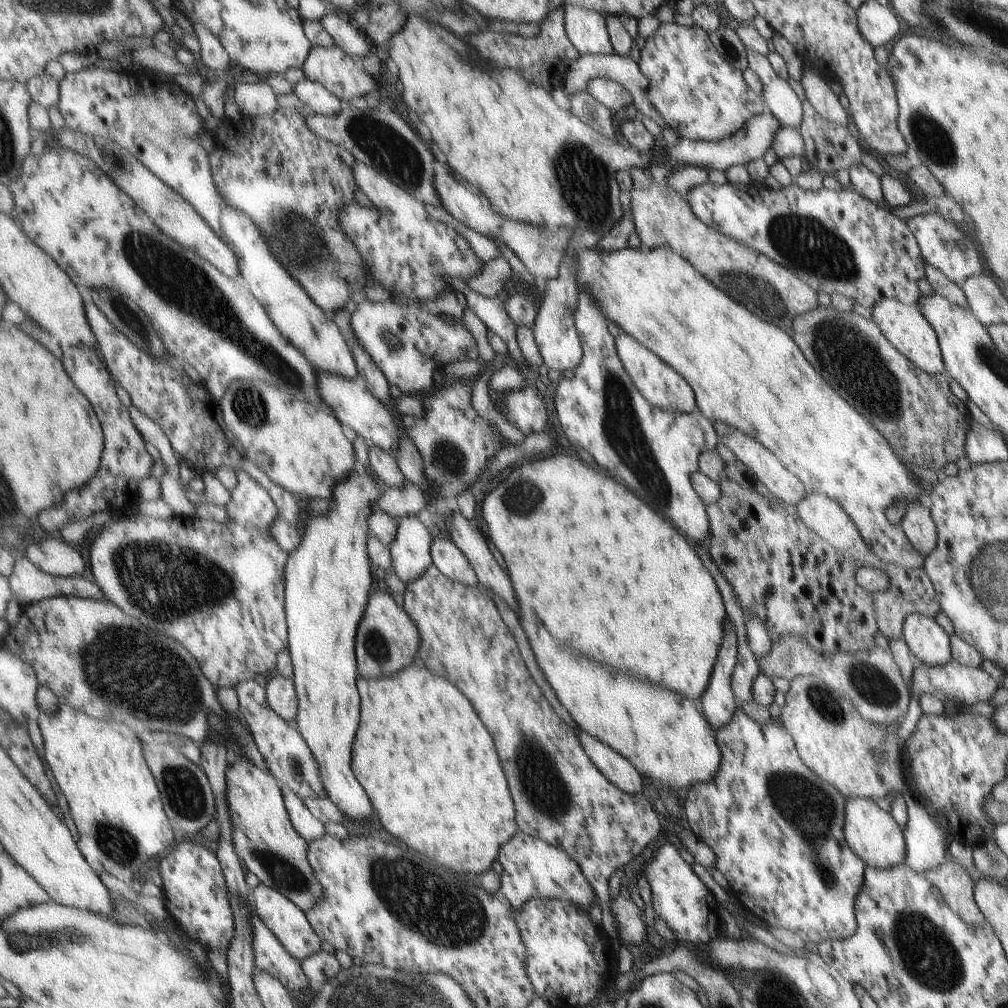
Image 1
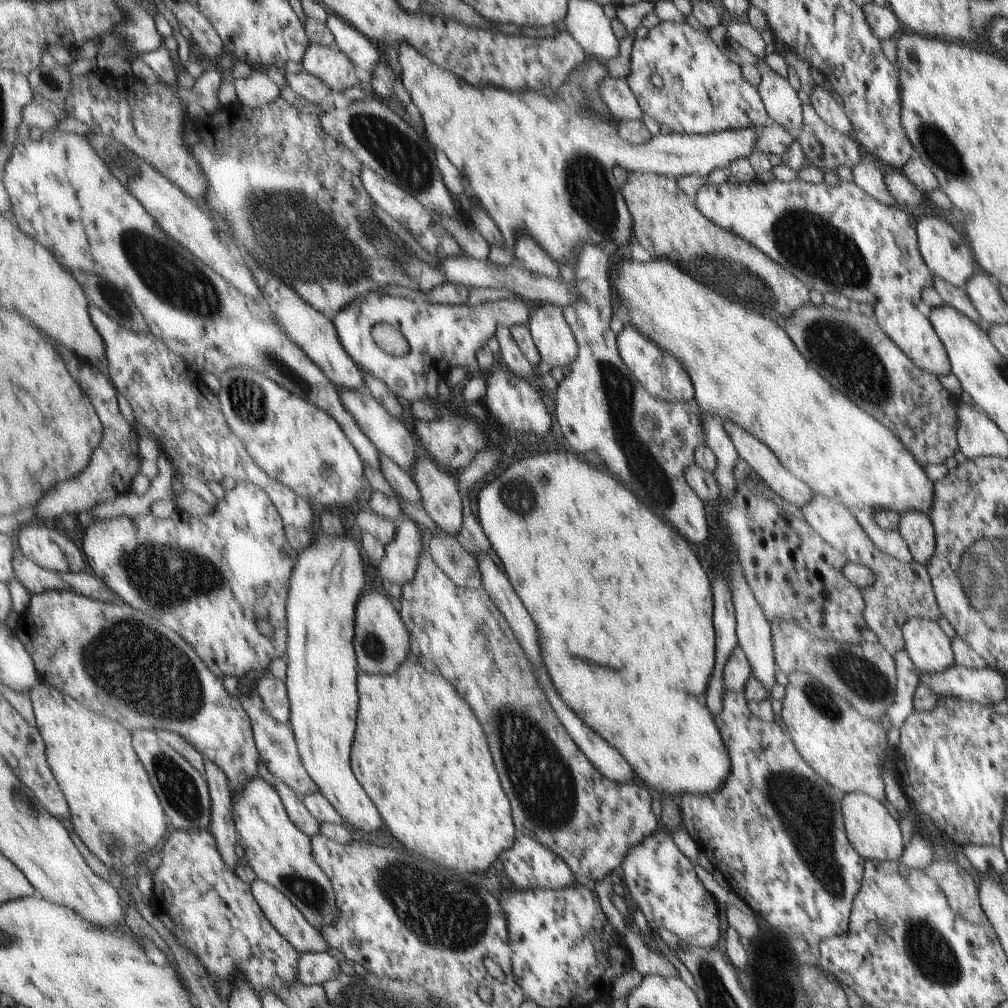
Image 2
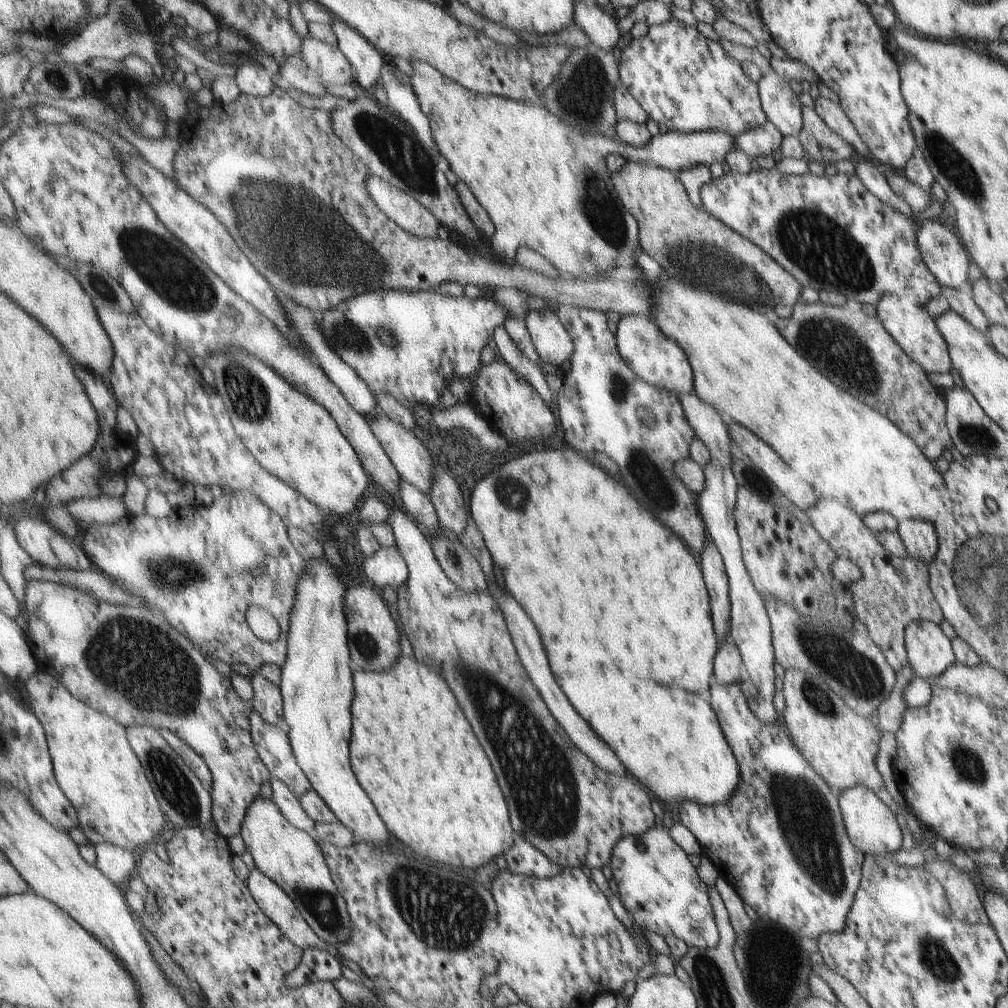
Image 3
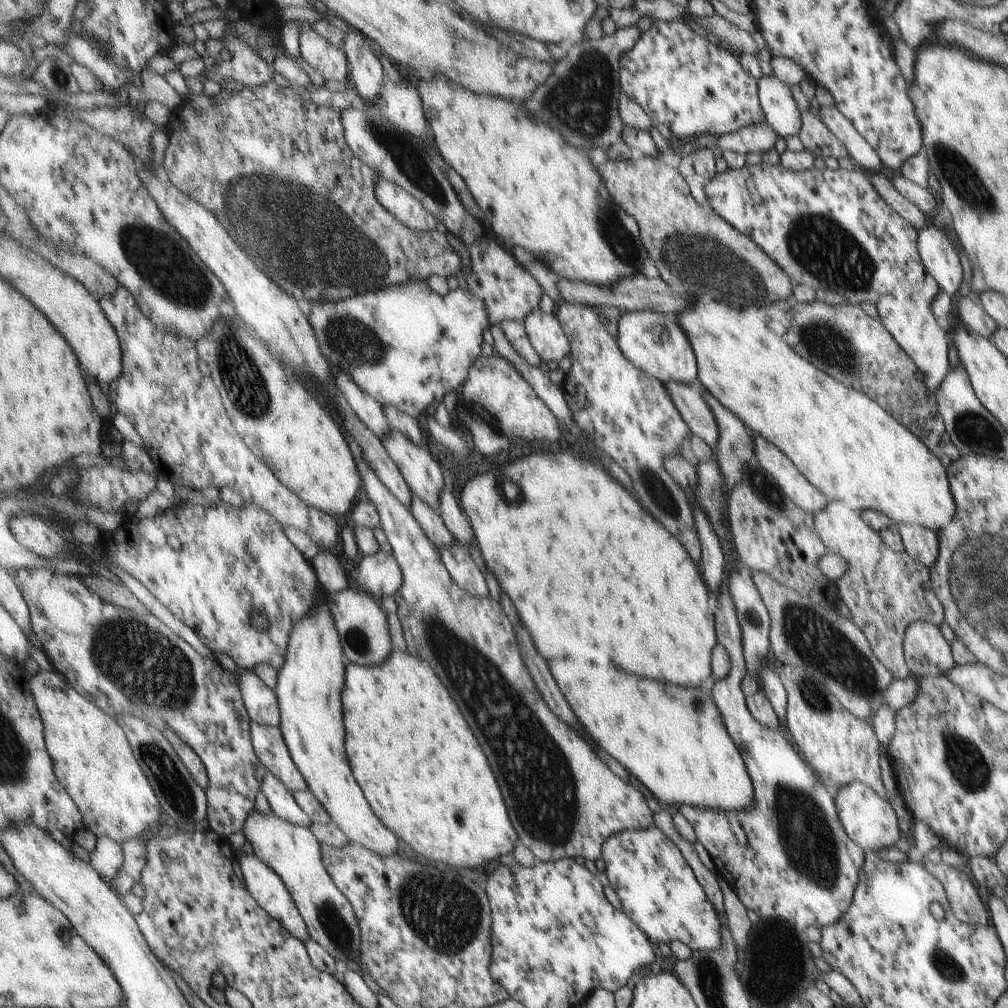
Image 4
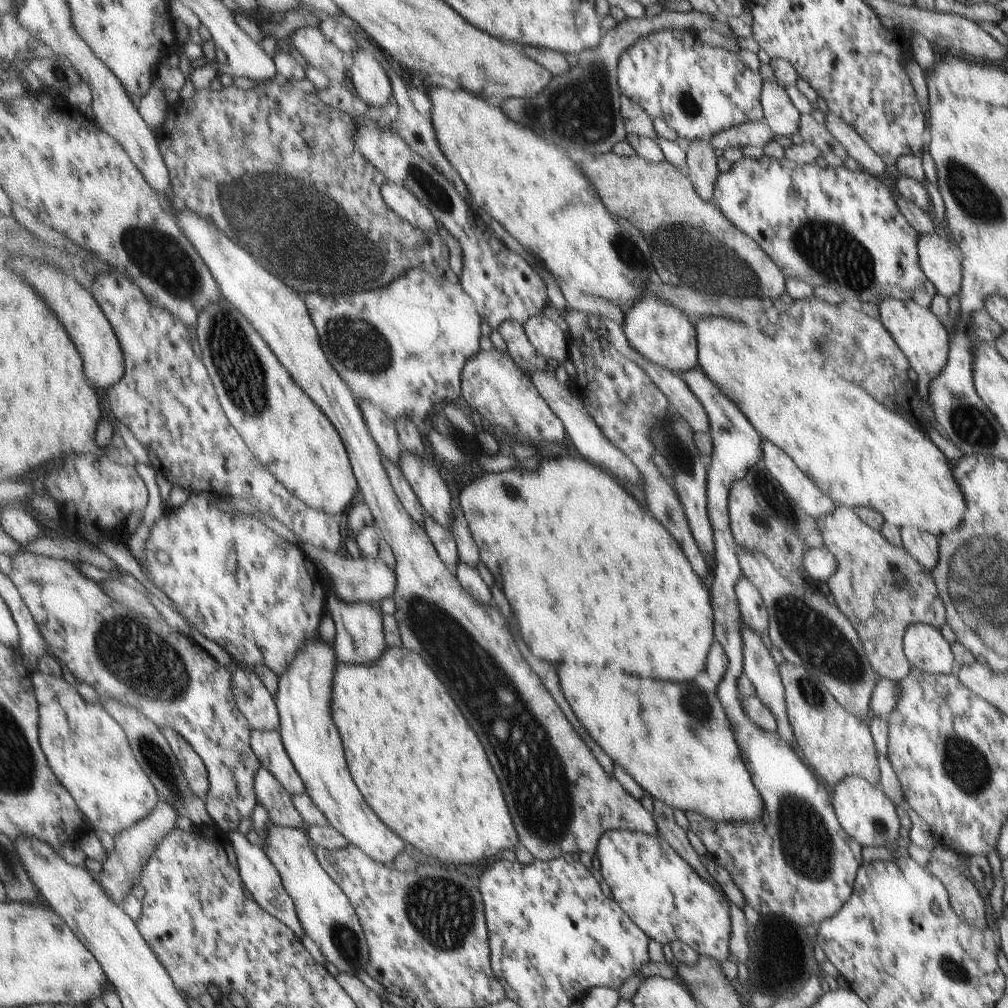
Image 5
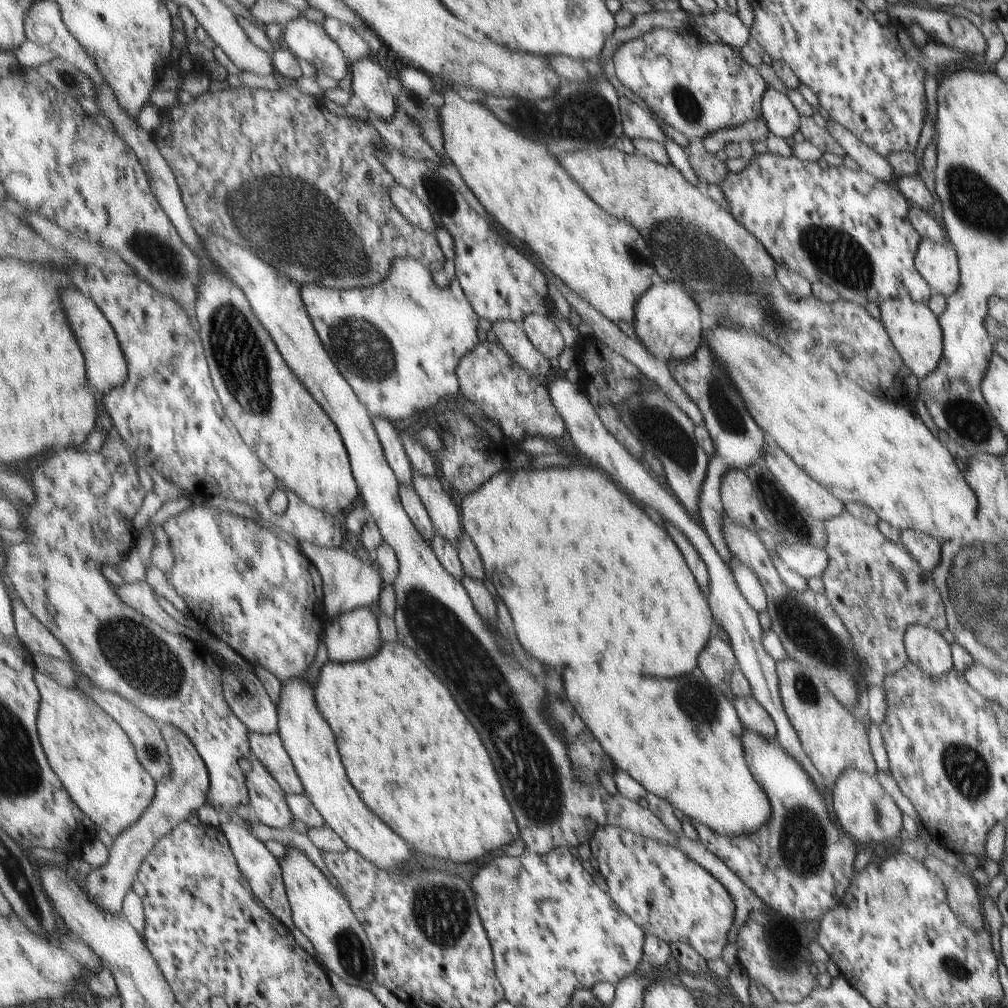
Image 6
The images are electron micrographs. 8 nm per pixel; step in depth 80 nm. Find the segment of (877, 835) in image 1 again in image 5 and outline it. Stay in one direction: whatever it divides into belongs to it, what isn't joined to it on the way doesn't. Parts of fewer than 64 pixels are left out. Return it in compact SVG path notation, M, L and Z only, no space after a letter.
M855 775L841 779L833 787L833 808L836 809L837 820L844 831L859 846L881 847L897 840L899 836L899 821L895 814L896 808L883 796L881 790L873 788L868 780Z

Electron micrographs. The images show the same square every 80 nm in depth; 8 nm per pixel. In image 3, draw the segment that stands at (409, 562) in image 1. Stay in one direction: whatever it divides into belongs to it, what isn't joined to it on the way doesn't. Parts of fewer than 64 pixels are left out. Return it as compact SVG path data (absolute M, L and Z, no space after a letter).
M397 545L382 547L375 556L365 557L364 566L367 578L381 590L387 587L398 589L410 577L407 561Z

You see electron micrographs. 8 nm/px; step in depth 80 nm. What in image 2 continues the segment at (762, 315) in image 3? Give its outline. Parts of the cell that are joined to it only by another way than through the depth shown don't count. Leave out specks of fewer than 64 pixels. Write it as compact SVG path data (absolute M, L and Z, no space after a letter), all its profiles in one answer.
M622 251L615 254L609 260L609 267L613 267L613 271L608 273L608 283L610 290L614 290L616 299L625 306L627 310L628 323L639 330L641 334L645 334L649 340L653 340L663 353L677 356L677 360L681 360L681 364L685 364L685 372L689 372L689 380L693 380L692 388L697 388L697 400L693 402L698 404L698 408L705 415L716 417L721 420L731 420L733 424L737 424L739 428L745 428L745 432L749 432L751 436L757 436L757 440L761 440L763 444L769 444L769 448L773 448L773 452L777 452L776 456L781 456L780 463L784 465L795 477L804 481L813 494L823 495L832 501L837 501L843 504L849 513L857 520L861 527L861 508L865 508L865 512L879 512L890 510L898 512L901 516L905 511L921 511L925 512L931 504L931 482L927 480L927 476L923 474L923 470L917 466L917 461L911 456L911 450L902 444L902 442L894 436L890 430L887 430L884 425L877 422L871 416L867 416L863 410L859 410L853 402L849 402L841 392L833 390L807 362L805 358L797 352L797 348L791 344L788 338L789 332L785 334L773 320L767 320L763 316L759 316L753 310L743 308L741 304L729 302L727 298L715 294L713 290L705 288L703 284L697 284L691 276L683 274L673 262L669 262L667 257L655 260L647 260L647 262L639 262L639 260L631 259L631 257L624 257Z

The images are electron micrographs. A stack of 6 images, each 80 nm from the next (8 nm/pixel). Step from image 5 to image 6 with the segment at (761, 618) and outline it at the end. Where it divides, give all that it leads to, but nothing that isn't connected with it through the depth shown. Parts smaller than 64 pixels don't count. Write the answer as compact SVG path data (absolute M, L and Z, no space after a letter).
M733 556L729 568L732 571L736 589L739 590L739 594L741 594L744 601L757 614L766 610L766 596L753 571Z

